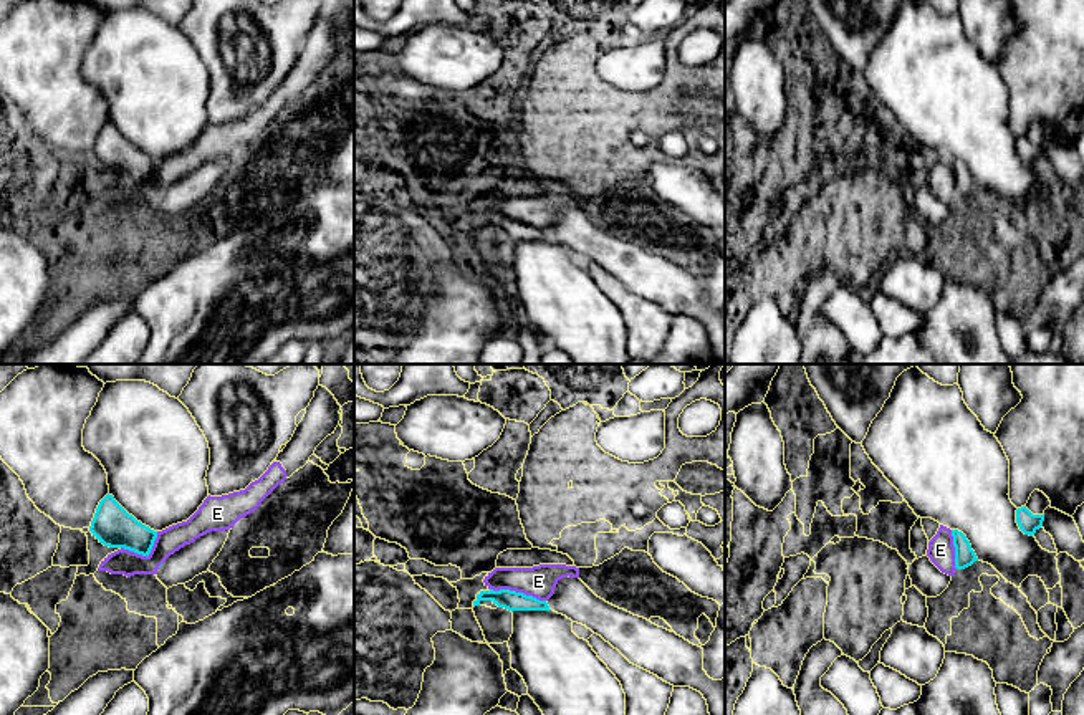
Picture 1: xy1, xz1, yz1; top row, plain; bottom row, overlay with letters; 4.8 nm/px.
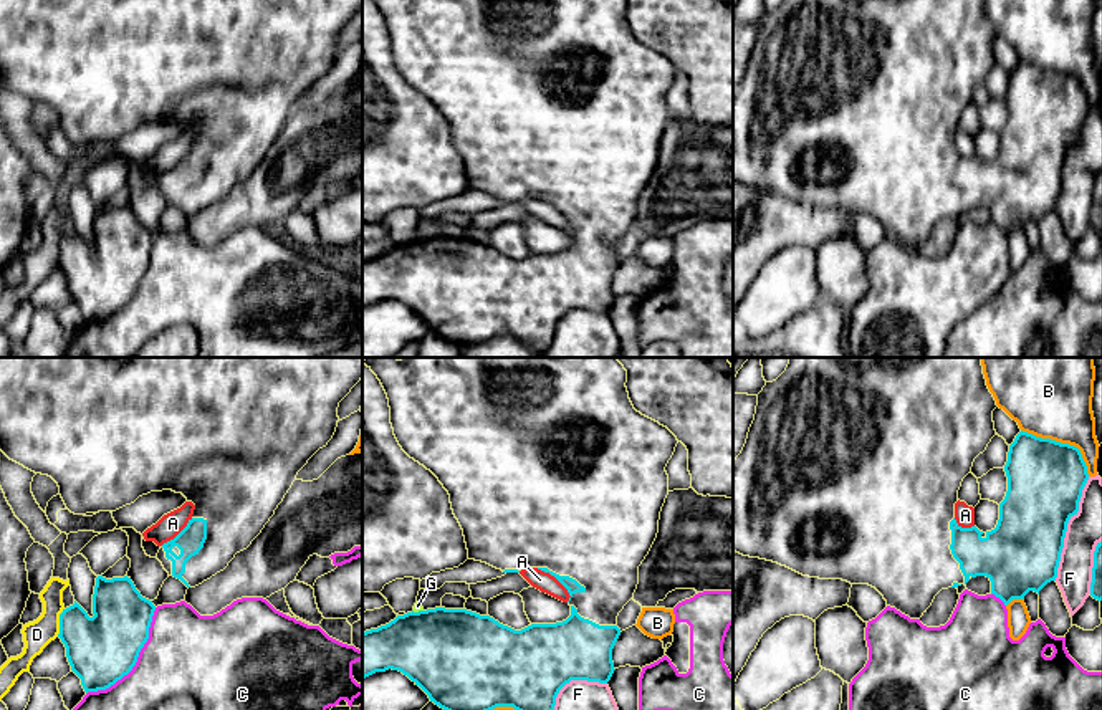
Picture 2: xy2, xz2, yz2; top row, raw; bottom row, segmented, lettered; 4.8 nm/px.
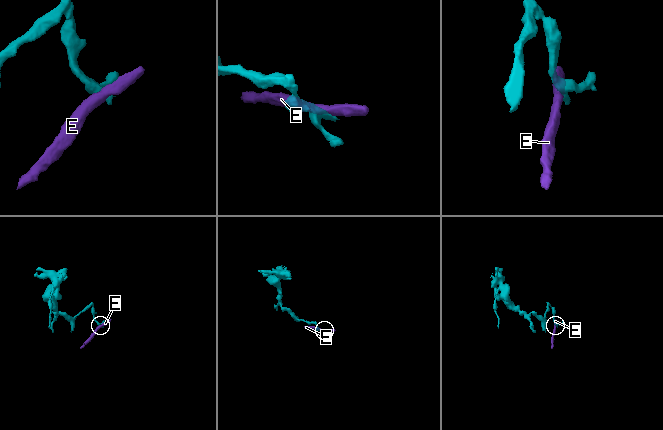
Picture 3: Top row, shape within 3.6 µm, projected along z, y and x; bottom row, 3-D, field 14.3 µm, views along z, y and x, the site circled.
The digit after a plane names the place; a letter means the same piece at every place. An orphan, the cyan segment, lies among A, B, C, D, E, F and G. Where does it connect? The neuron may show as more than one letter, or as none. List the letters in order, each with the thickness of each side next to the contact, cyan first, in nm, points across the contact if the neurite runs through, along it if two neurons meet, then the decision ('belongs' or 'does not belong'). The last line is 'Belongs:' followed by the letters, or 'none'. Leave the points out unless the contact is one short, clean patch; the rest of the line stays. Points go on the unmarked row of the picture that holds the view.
A: calibres 70 and 90 nm; does not belong
B: calibres 360 and 340 nm; does not belong
C: calibres 340 and 500 nm; does not belong
D: calibres 340 and 140 nm; does not belong
E: calibres 100 and 160 nm; border xz1 (490, 217), (515, 219), (545, 230); does not belong
F: calibres 360 and 180 nm; does not belong
G: calibres 440 and 40 nm; does not belong
Belongs: none

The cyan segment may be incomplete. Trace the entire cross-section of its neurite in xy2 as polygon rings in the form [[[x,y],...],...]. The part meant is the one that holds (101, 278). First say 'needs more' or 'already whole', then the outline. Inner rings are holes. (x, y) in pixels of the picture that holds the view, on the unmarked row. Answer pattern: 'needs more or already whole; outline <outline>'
already whole; outline [[[96,207],[93,223],[93,247],[74,230],[60,243],[58,266],[66,276],[71,300],[81,308],[84,321],[106,319],[127,305],[137,291],[139,281],[149,268],[156,235],[141,225],[131,207]]]

